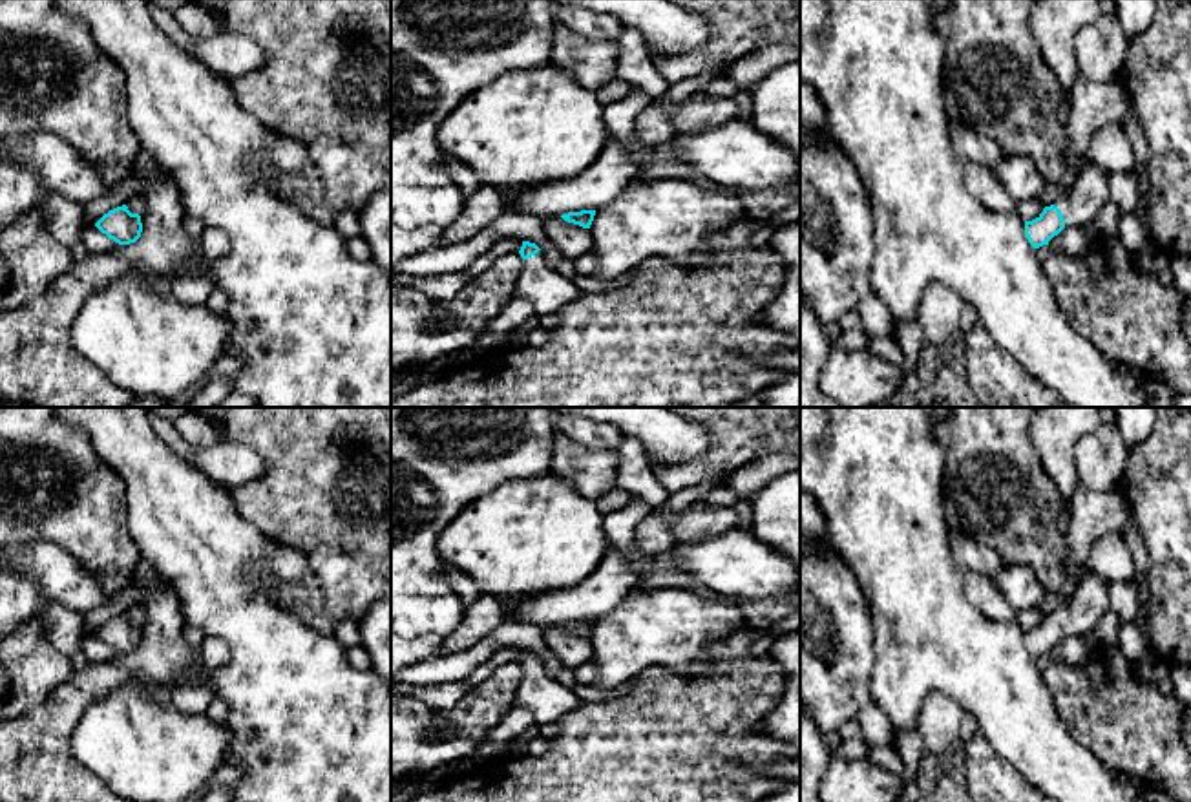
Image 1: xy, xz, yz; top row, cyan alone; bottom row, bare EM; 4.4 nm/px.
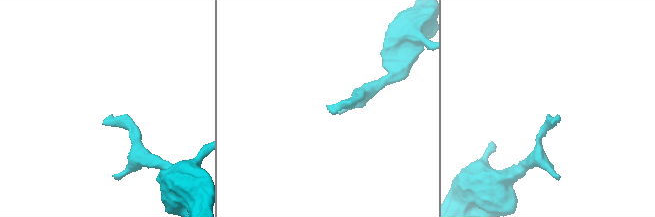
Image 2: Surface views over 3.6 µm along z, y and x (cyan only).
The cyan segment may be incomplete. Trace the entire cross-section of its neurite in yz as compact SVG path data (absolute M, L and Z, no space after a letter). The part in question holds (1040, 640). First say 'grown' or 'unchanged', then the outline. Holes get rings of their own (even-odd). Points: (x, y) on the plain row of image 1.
grown | M1085 572L1067 605L1045 616L1036 628L1025 630L1025 645L1034 658L1049 654L1065 636L1087 636L1109 610L1109 581Z

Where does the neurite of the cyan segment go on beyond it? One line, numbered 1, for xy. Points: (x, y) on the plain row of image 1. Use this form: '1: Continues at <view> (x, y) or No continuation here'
1: No continuation here

